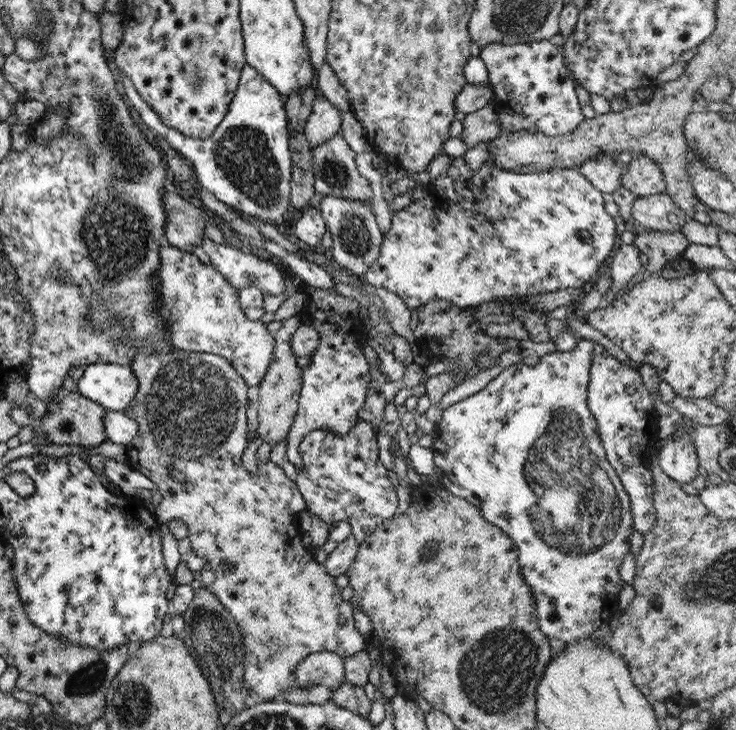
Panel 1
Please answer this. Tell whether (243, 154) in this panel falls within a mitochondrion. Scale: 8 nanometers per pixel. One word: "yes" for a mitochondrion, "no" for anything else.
yes

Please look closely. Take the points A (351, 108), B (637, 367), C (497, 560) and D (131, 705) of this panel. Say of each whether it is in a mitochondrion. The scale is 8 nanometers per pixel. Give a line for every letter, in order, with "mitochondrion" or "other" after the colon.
A: other
B: other
C: other
D: mitochondrion

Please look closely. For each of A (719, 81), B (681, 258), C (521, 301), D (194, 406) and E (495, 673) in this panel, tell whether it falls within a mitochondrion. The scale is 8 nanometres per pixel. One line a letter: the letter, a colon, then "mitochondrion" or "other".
A: other
B: other
C: other
D: mitochondrion
E: mitochondrion

